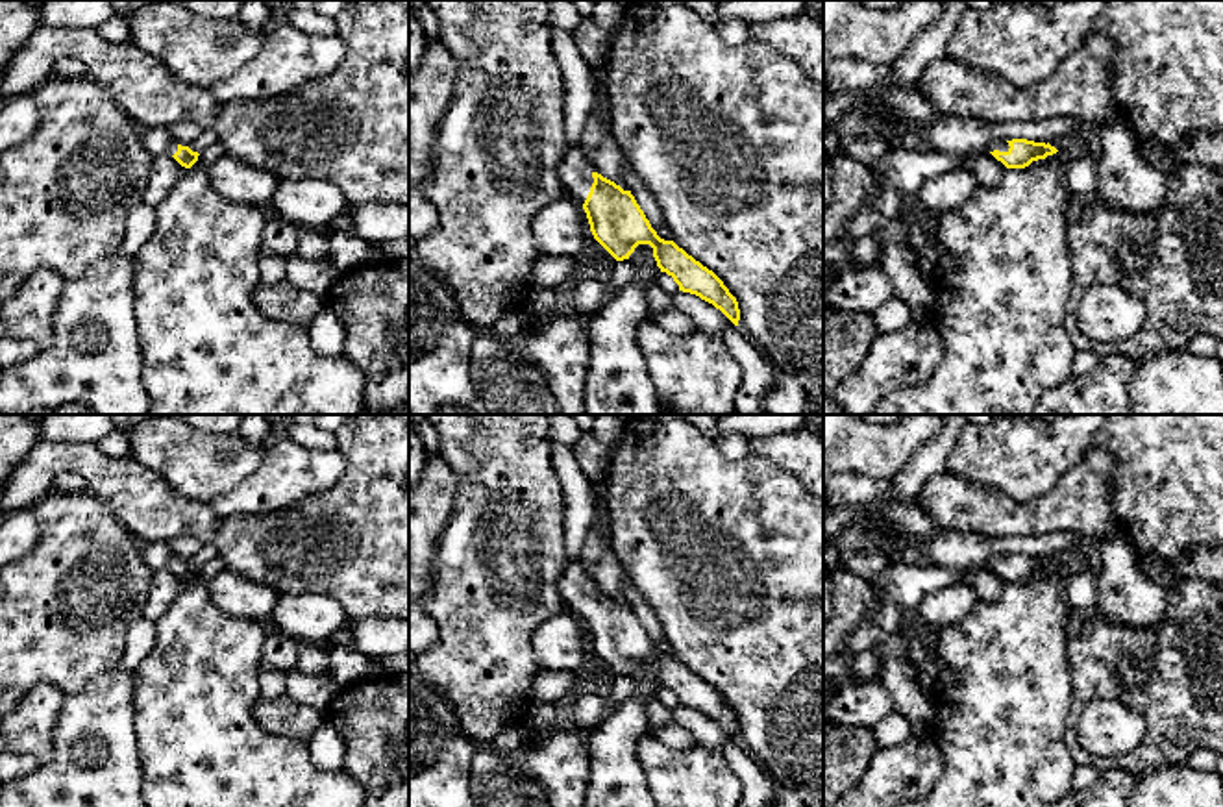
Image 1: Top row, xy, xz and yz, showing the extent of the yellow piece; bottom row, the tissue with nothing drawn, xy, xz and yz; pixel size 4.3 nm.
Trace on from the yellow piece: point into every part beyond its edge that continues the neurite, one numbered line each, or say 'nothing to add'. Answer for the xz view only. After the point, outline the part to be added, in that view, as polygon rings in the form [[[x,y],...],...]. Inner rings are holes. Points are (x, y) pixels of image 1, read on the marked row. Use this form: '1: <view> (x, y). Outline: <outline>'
1: xz (574, 169). Outline: [[[566,143],[557,174],[566,189],[566,194],[575,198],[581,205],[585,204],[594,183],[592,172],[594,167],[587,155],[579,148]]]

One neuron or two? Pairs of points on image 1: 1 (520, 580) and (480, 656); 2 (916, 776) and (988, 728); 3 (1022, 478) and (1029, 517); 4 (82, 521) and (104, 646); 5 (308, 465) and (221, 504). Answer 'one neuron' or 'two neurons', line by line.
1: one neuron
2: two neurons
3: two neurons
4: one neuron
5: one neuron

